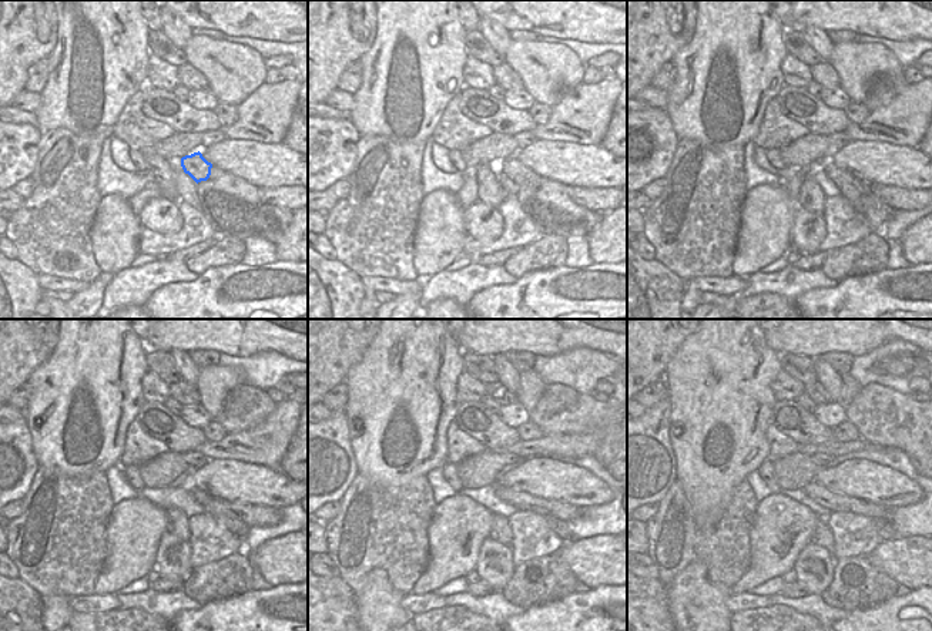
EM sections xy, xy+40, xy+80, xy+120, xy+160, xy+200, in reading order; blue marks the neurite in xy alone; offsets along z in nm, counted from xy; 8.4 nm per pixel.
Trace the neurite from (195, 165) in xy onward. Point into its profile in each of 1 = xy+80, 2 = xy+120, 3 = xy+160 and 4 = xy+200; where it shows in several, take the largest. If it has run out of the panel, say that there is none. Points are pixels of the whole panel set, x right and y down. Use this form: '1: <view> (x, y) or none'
1: xy+80 (855, 191)
2: xy+120 (218, 509)
3: xy+160 (557, 526)
4: xy+200 (885, 530)

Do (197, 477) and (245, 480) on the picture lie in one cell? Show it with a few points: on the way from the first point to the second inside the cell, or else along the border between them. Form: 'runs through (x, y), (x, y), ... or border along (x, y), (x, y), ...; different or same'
runs through (208, 479), (234, 480); same

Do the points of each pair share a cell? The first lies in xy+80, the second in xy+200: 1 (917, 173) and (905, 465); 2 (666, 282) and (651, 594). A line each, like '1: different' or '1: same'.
1: different
2: same

